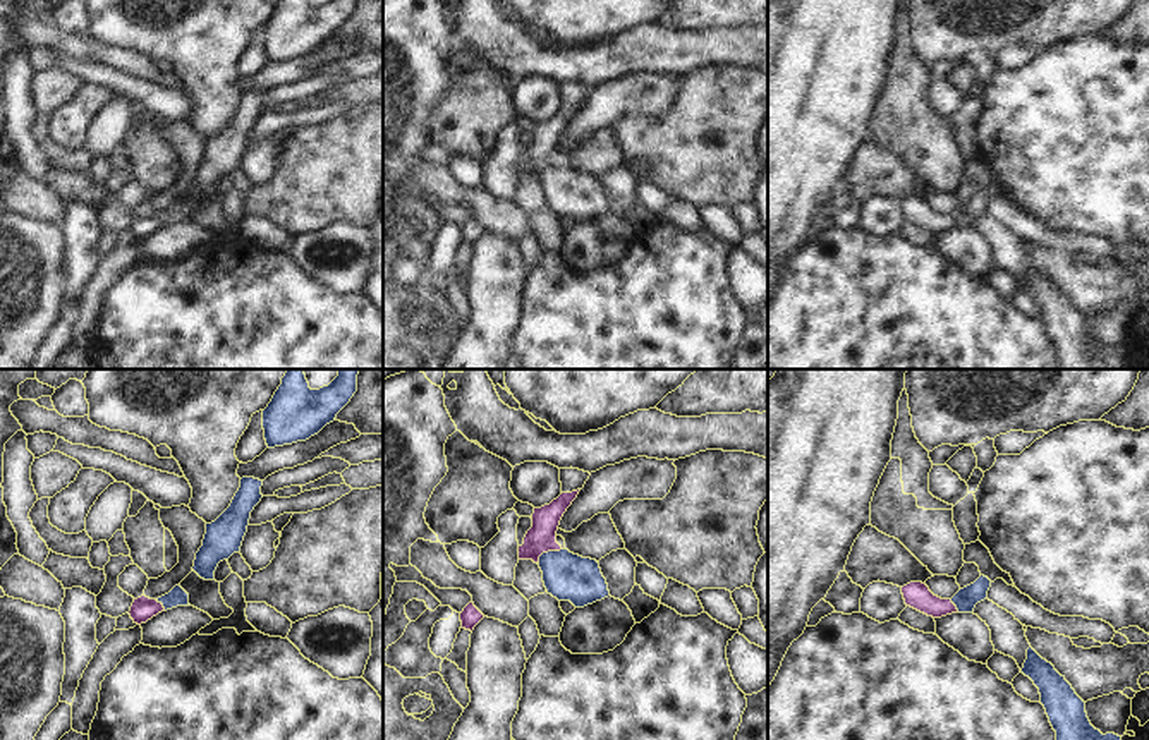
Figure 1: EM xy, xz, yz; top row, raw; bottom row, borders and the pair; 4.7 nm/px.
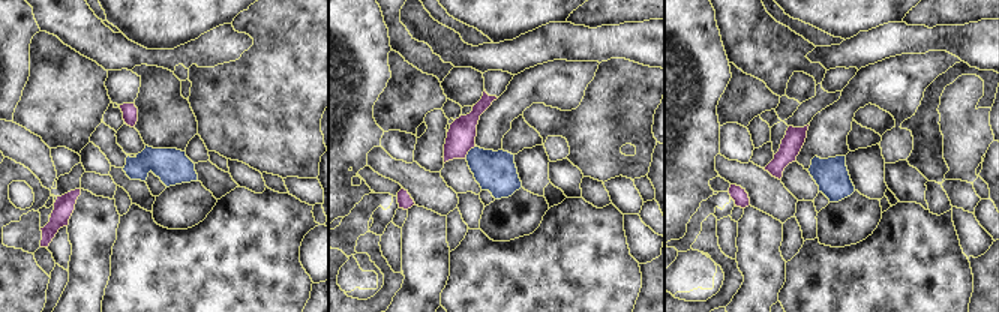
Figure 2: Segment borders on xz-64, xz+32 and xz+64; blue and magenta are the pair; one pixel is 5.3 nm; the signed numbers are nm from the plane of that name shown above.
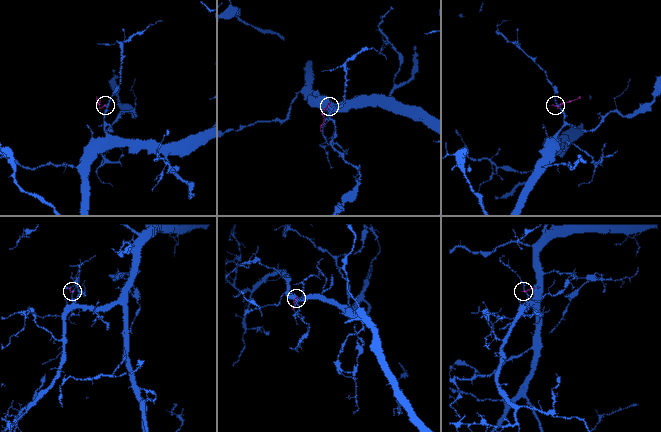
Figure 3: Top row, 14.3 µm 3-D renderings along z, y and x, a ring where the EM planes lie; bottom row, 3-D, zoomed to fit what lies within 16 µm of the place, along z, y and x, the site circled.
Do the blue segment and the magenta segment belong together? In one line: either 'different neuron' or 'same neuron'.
different neuron

